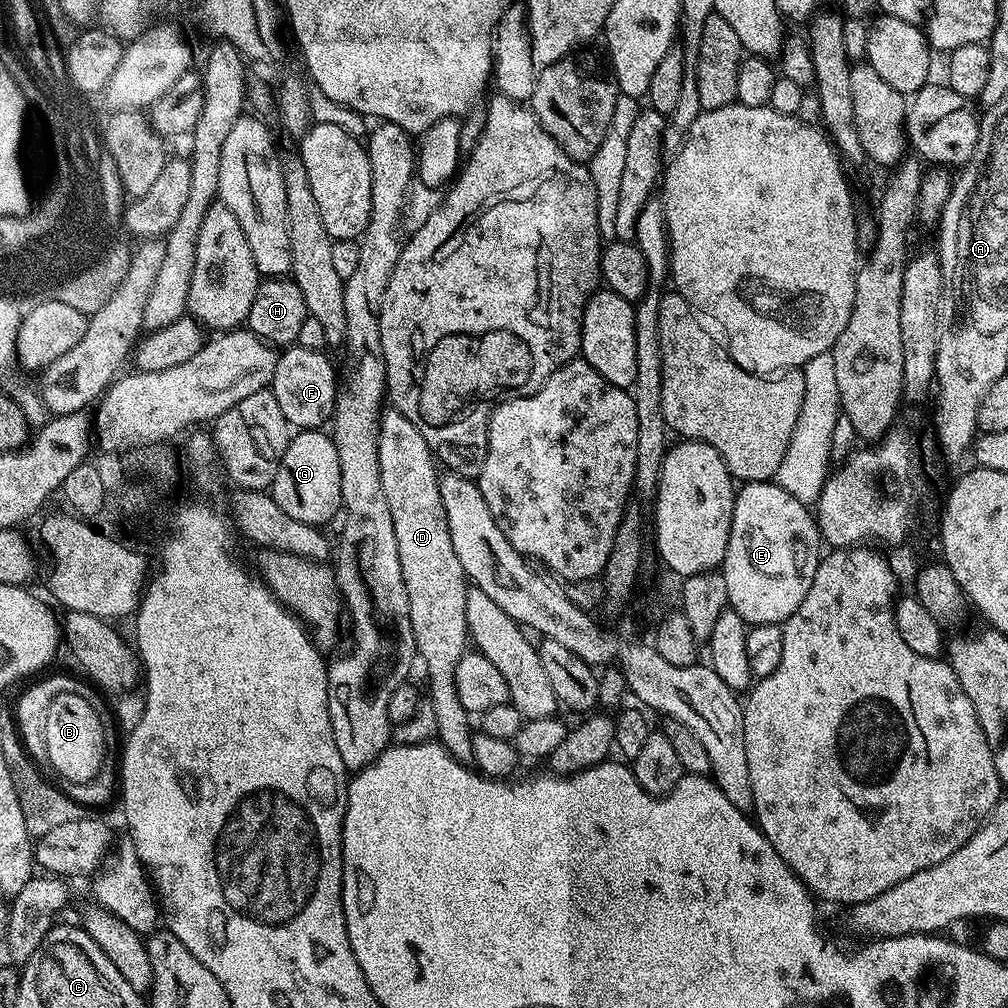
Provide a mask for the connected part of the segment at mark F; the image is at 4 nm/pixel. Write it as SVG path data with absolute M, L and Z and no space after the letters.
M299 346L285 347L277 355L270 387L274 398L278 398L278 407L282 409L286 422L293 429L320 430L332 419L332 411L336 408L338 380L336 384L336 368L324 355L325 353L321 350L306 350Z

